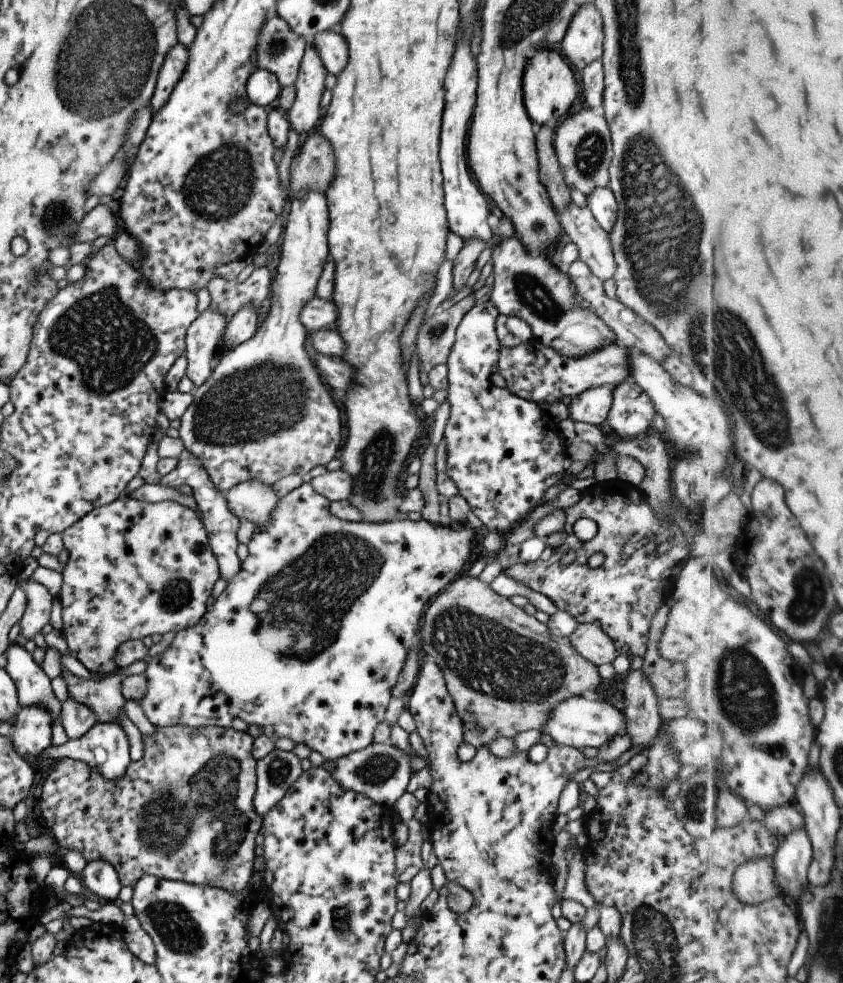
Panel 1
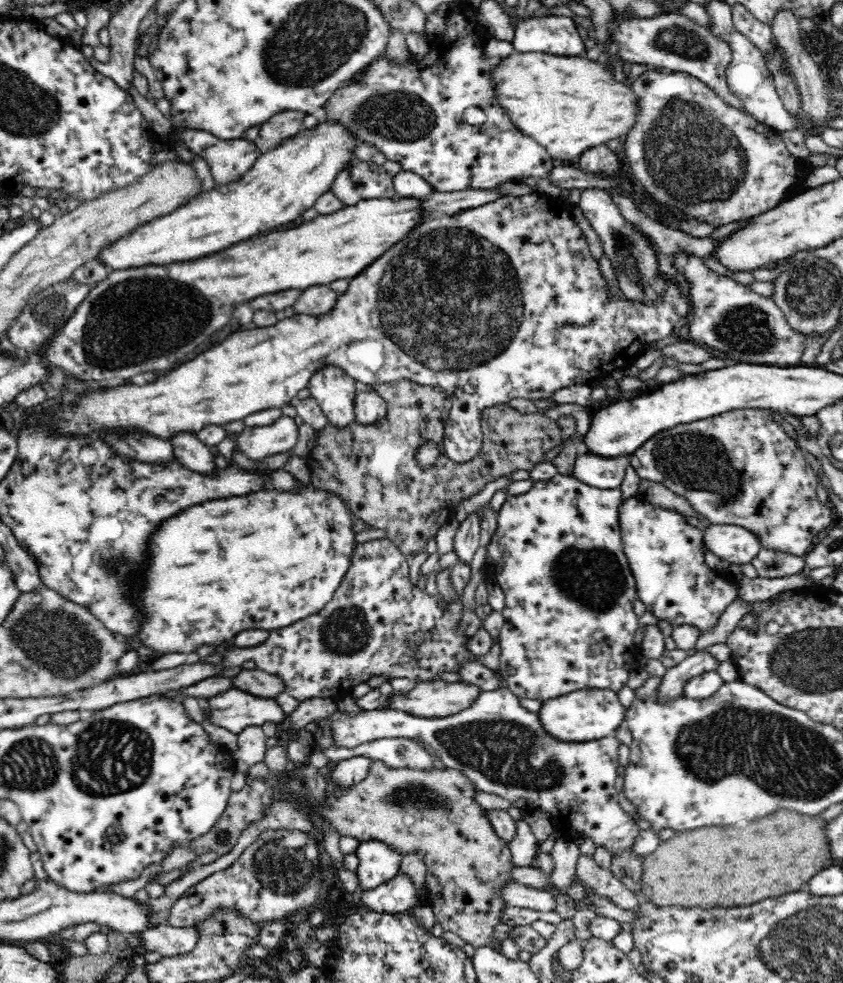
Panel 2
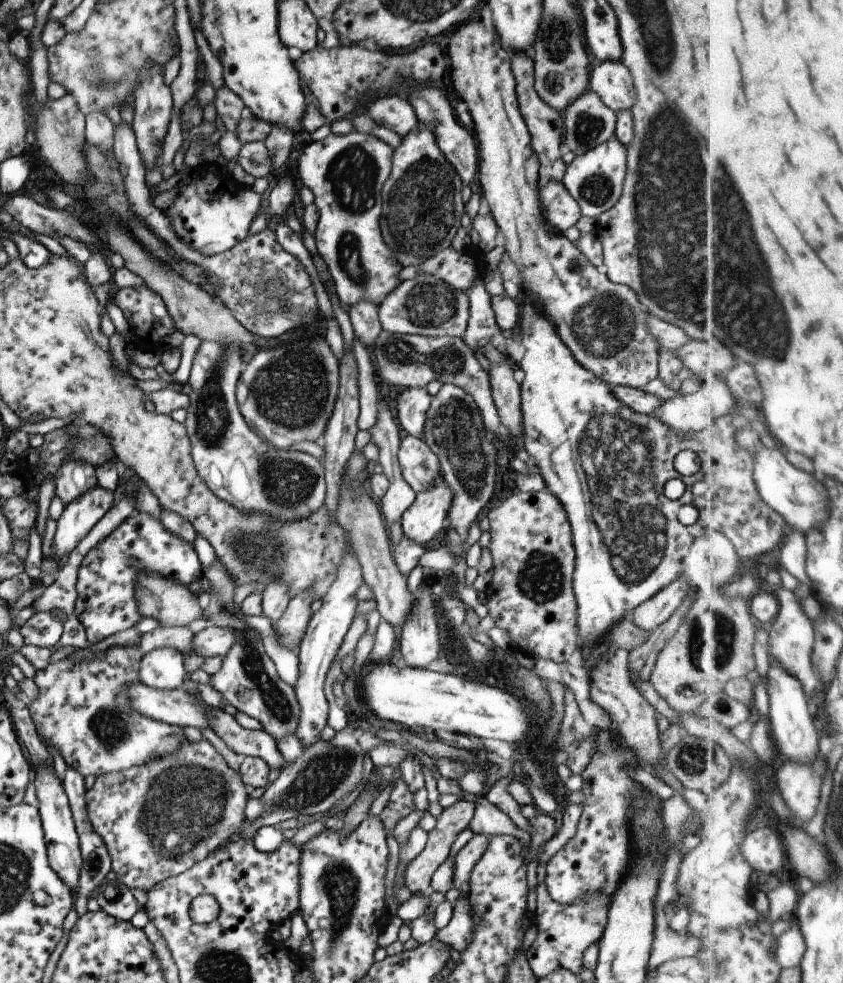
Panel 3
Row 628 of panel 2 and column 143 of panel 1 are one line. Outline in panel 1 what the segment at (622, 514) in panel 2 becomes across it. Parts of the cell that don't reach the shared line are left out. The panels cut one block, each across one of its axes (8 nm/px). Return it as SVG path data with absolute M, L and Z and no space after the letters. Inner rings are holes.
M302 483L280 498L277 506L270 513L270 520L265 525L254 527L252 538L246 544L248 556L241 561L241 570L234 579L226 584L223 592L217 596L212 606L206 609L196 625L177 631L169 648L147 664L143 673L146 676L146 691L139 704L147 720L155 728L171 725L185 725L194 729L227 728L233 718L240 718L248 726L251 724L260 726L263 734L273 742L285 736L295 745L302 742L310 750L319 752L324 760L332 761L364 749L372 742L373 728L384 720L384 710L391 699L390 690L396 683L397 675L411 648L412 638L420 628L422 612L426 604L461 572L461 568L464 568L463 564L469 560L473 530L469 525L463 525L461 522L458 522L457 528L452 528L423 518L417 521L396 518L381 522L344 521L330 513L329 505L330 501L315 492L309 483Z

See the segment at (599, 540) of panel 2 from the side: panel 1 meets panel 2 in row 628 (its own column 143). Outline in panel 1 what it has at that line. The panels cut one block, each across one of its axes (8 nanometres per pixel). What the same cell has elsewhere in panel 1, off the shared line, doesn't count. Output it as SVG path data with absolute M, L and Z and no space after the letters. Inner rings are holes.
M123 494L108 505L96 508L88 512L83 518L80 518L75 524L66 528L62 533L63 546L67 550L68 560L65 563L61 574L63 584L60 593L57 595L61 605L62 630L61 635L65 639L67 650L73 658L76 658L91 674L91 676L106 677L113 675L117 670L114 663L114 654L117 647L123 642L131 639L141 639L152 634L165 634L169 631L182 631L187 627L196 625L206 611L205 602L211 596L211 588L220 577L218 575L218 566L209 548L208 534L204 531L201 519L197 513L193 513L190 508L179 504L178 502L161 501L156 503L141 502L131 497L125 497Z

